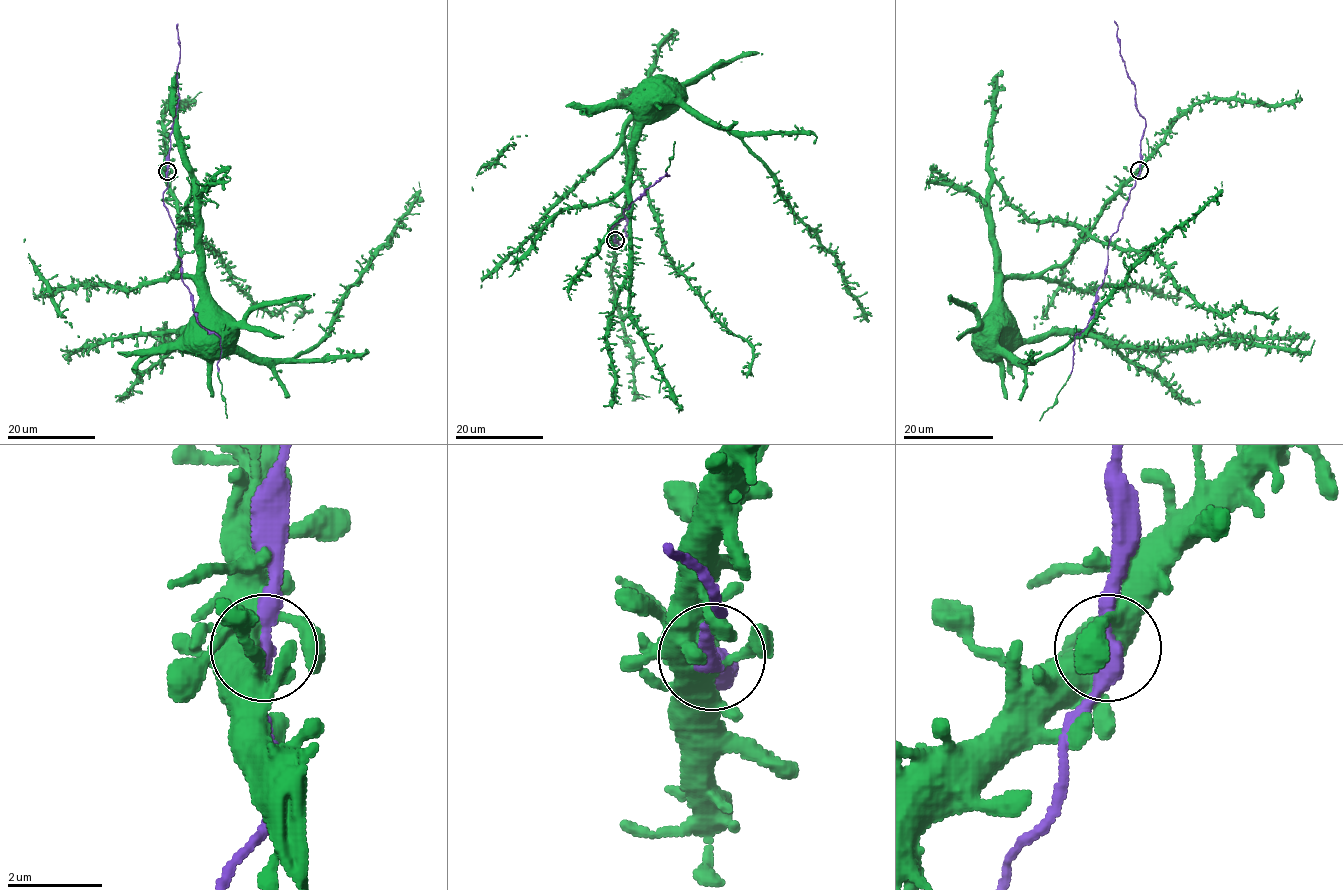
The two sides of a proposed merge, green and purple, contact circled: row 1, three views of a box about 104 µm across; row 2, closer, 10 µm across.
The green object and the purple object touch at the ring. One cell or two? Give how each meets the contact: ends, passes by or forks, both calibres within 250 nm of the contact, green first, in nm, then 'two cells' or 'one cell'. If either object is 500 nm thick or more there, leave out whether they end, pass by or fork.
calibres 500 and 360 nm; one cell

